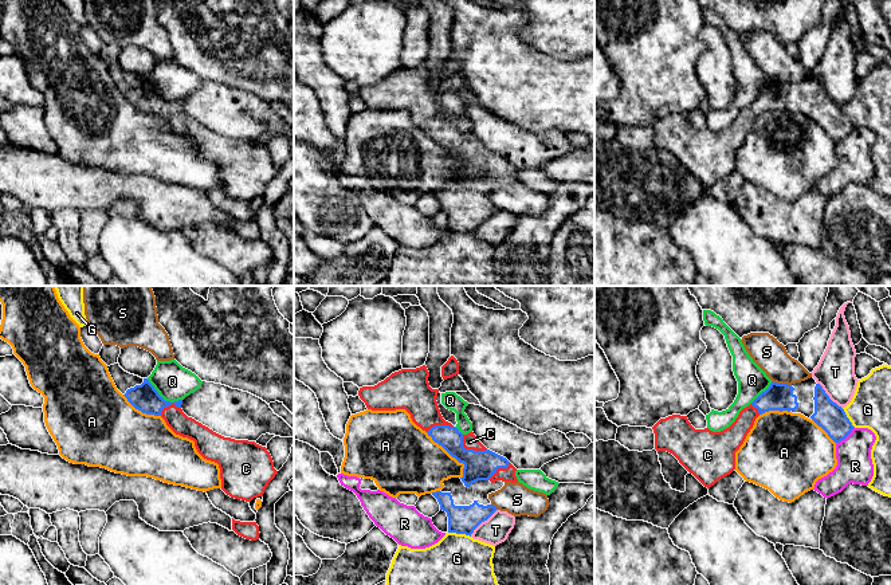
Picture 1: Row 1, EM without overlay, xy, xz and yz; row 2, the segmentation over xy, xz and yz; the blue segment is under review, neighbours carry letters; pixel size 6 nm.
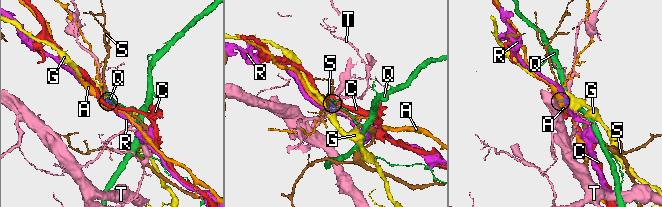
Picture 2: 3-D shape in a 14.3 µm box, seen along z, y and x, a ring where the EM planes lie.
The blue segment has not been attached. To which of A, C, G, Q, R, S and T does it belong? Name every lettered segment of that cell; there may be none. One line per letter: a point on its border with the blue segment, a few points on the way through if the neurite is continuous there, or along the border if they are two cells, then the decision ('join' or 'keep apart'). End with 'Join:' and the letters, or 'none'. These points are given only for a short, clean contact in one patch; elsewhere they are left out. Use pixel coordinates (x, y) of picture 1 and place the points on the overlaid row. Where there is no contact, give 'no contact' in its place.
A: meets blue in xz at (451, 455); keep apart
C: meets blue in xz at (470, 450); join
G: meets blue in xz at (459, 533); border along xz (448, 532), (470, 537); keep apart
Q: meets blue in xy at (161, 397); border along xy (146, 379), (165, 400), (181, 400); keep apart
R: meets blue in yz at (846, 436); border along yz (854, 427), (836, 443); keep apart
S: meets blue in yz at (781, 384); keep apart
T: meets blue in xz at (482, 521); keep apart
Join: C

